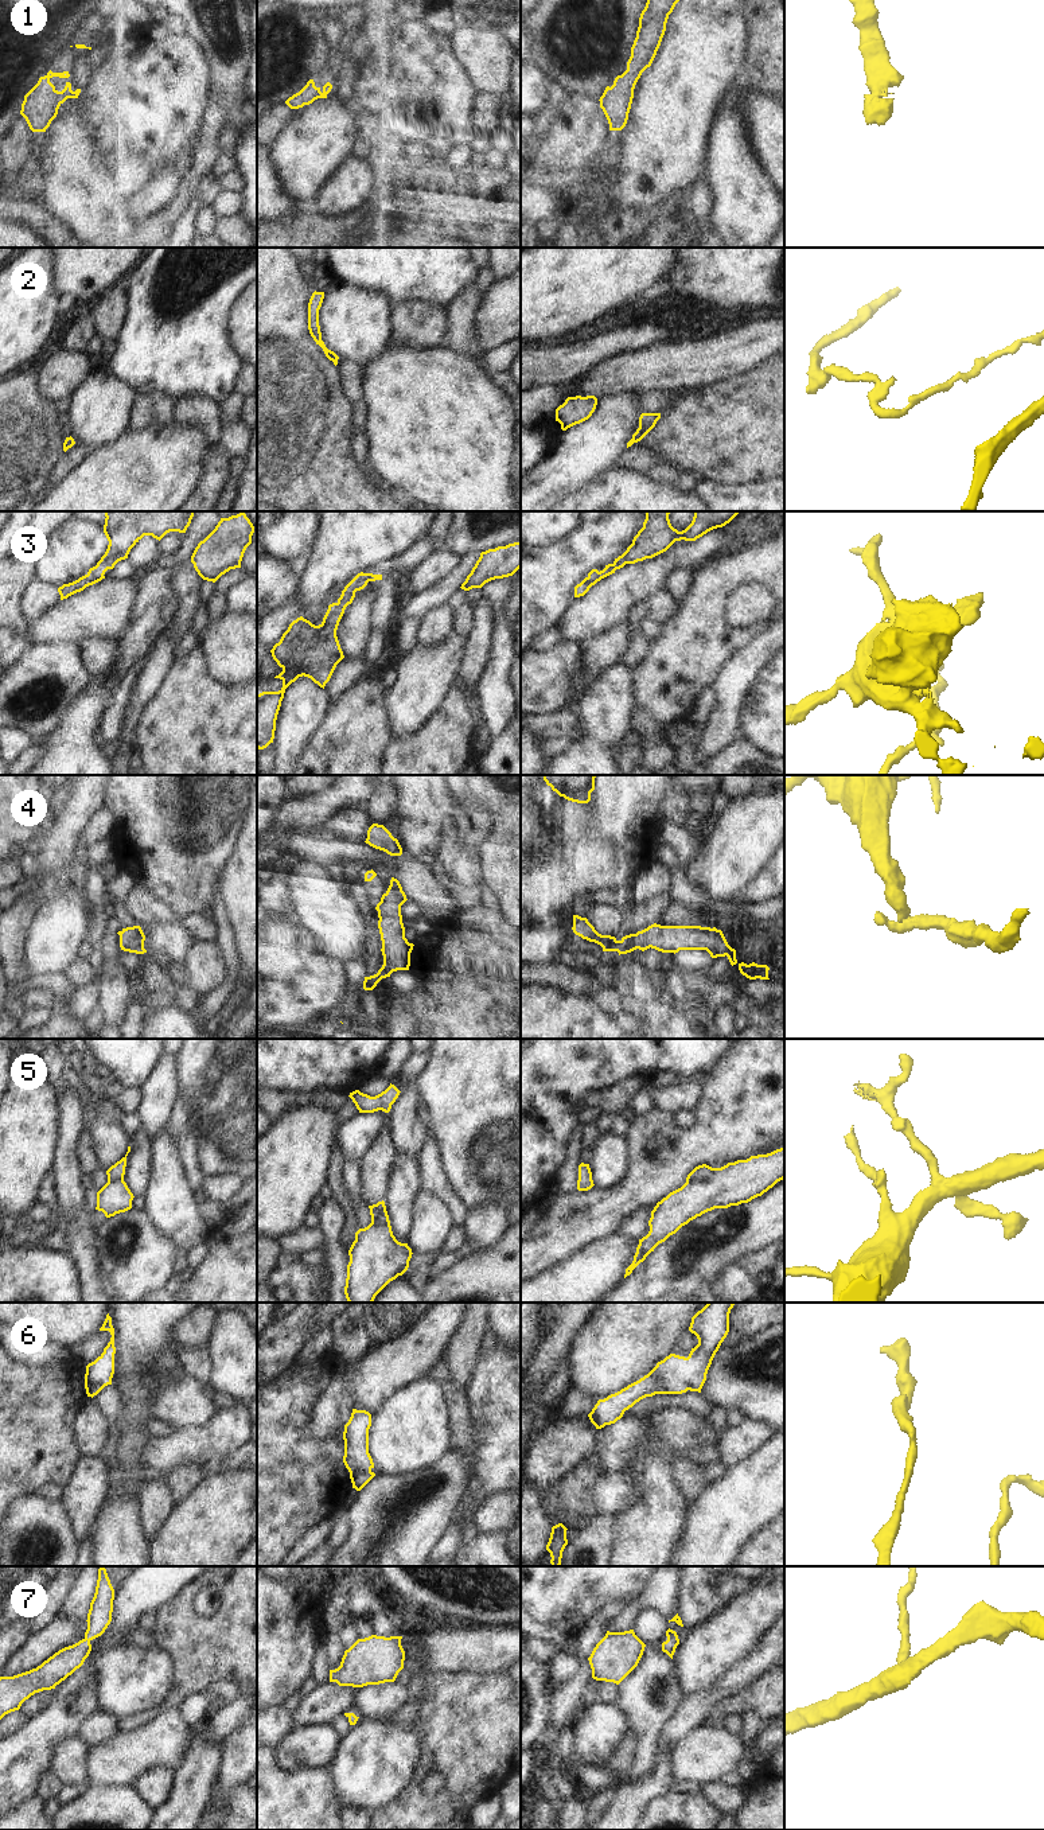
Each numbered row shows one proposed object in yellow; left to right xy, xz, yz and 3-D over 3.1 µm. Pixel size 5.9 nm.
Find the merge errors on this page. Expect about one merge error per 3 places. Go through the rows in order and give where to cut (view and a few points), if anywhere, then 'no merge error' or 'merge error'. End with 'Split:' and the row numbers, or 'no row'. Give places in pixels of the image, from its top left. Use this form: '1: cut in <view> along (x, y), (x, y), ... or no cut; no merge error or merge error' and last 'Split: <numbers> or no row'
1: no cut; no merge error
2: no cut; no merge error
3: no cut; no merge error
4: cut in xz along (386, 894), (377, 910); merge error
5: cut in yz along (716, 1168), (705, 1180), (690, 1180), (686, 1183); merge error
6: no cut; no merge error
7: no cut; no merge error
Split: 4, 5

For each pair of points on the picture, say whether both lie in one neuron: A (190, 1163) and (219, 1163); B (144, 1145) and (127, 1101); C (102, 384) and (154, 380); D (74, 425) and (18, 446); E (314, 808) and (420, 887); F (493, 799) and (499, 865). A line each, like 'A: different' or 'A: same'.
A: different
B: different
C: different
D: different
E: different
F: same

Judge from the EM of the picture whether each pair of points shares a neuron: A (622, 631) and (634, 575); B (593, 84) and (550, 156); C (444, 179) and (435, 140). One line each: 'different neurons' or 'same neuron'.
A: different neurons
B: different neurons
C: different neurons

